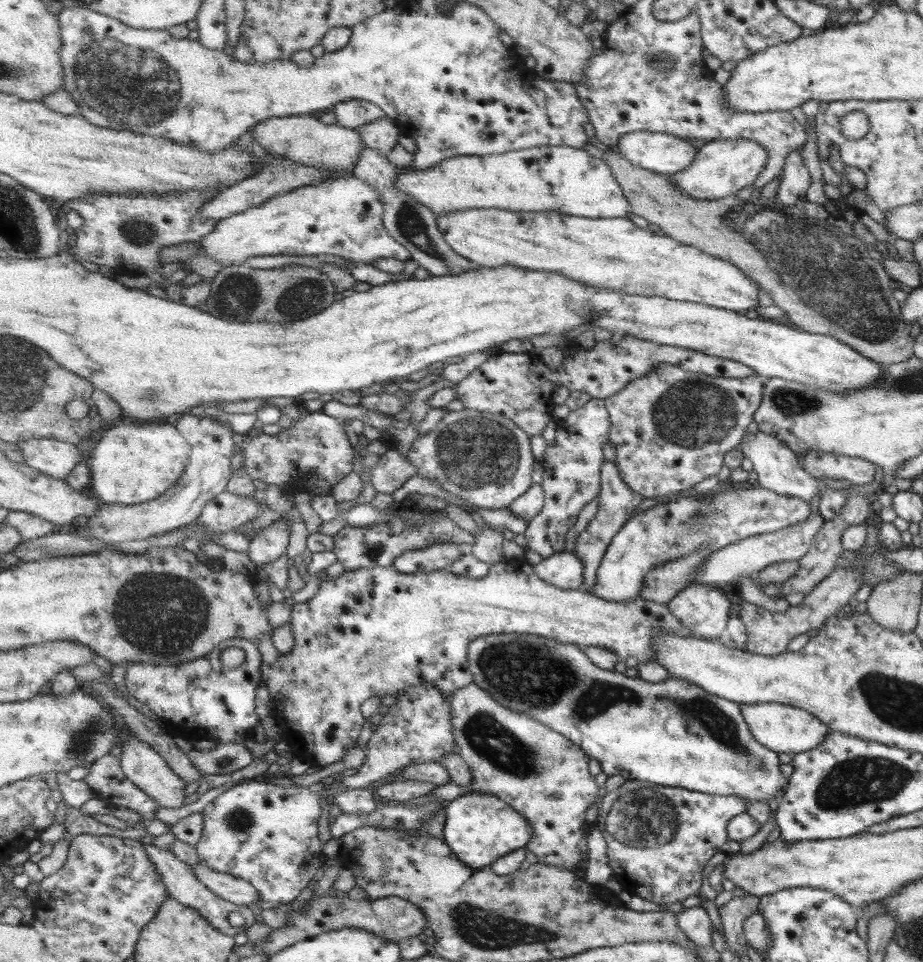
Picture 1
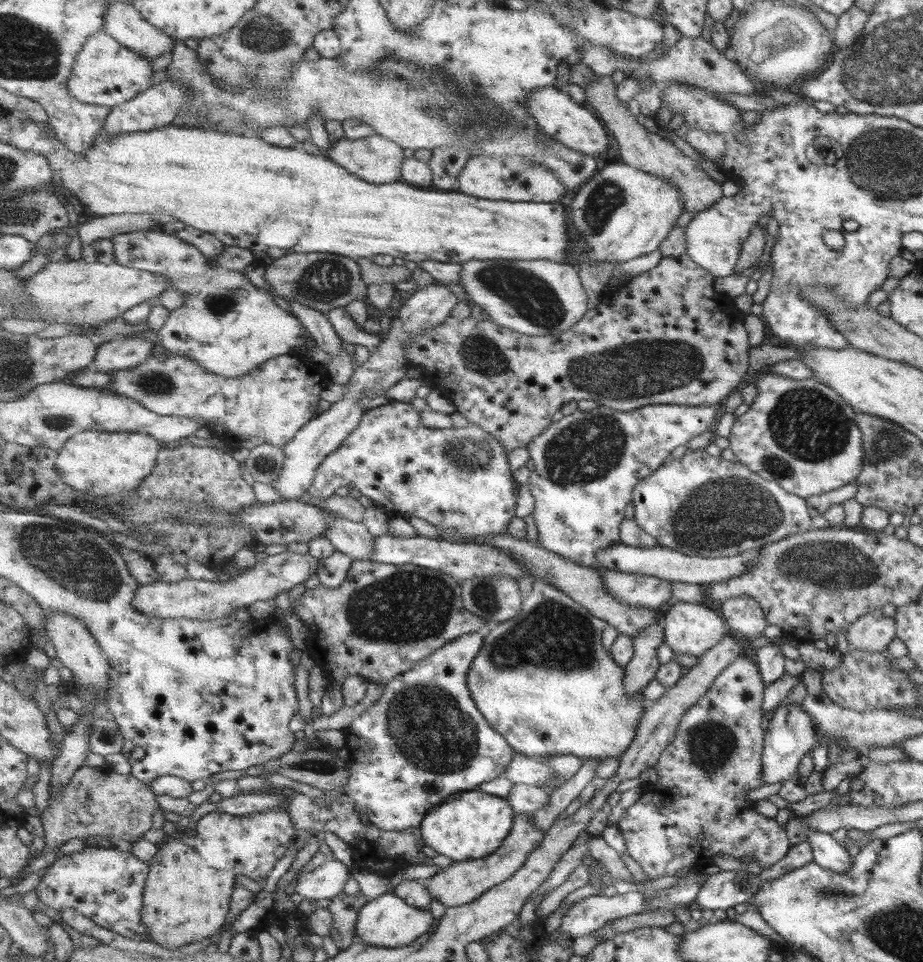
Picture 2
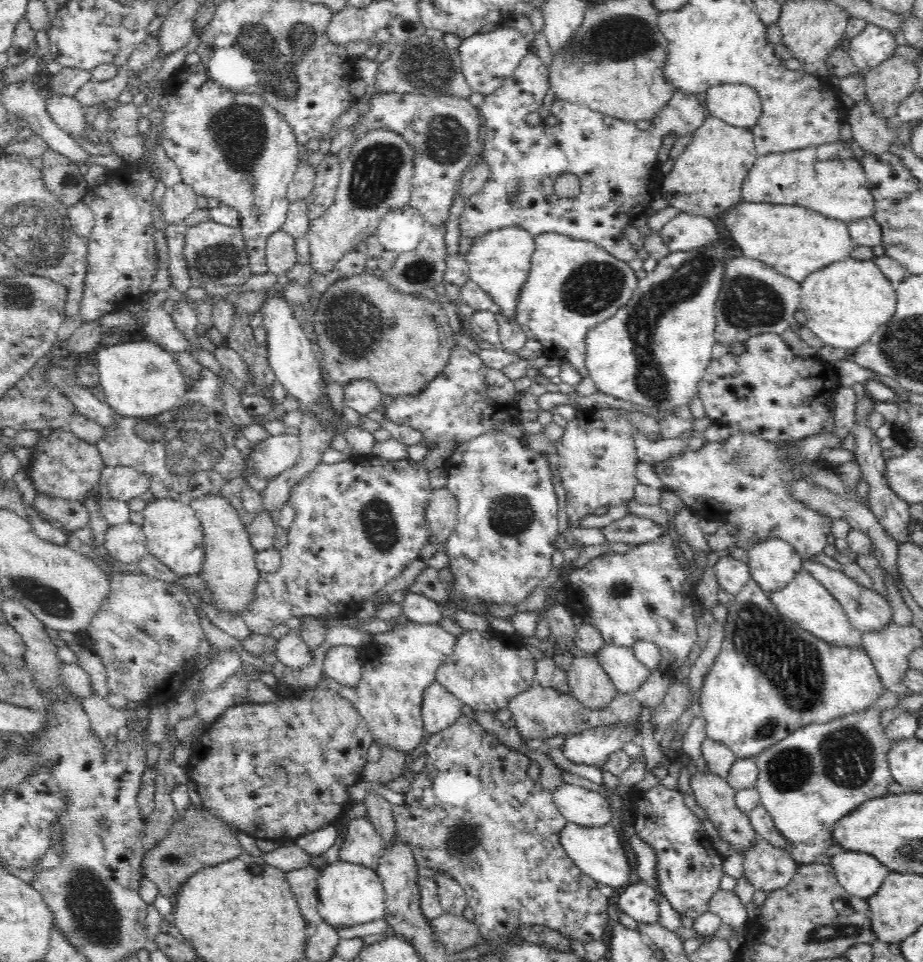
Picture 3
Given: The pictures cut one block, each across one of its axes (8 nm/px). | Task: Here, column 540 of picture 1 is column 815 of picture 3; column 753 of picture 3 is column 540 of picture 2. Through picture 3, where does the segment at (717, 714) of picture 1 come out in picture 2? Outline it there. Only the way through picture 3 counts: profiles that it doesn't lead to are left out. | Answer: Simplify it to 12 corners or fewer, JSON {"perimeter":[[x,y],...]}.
{"perimeter":[[543,579],[467,682],[519,754],[620,758],[646,701]]}

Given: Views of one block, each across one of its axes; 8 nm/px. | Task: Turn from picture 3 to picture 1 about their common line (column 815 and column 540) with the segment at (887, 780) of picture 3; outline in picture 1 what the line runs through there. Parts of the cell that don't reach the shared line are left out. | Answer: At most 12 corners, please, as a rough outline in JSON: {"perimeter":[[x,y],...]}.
{"perimeter":[[474,682],[449,696],[473,784],[532,823],[541,863],[582,872],[591,757]]}

